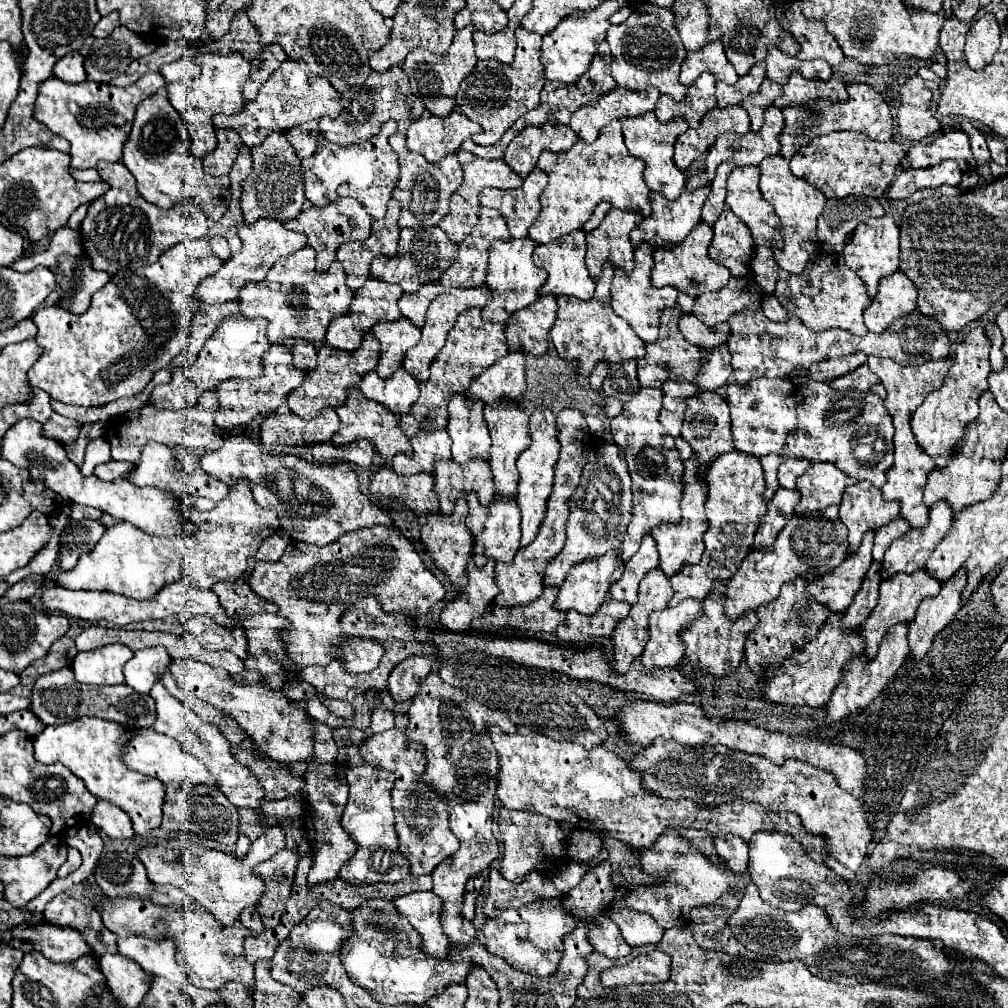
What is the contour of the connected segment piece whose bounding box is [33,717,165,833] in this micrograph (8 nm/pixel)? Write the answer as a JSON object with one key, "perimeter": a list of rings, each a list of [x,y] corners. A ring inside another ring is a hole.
{"perimeter":[[[81,717],[67,725],[47,725],[35,743],[35,759],[43,765],[63,763],[69,767],[79,779],[83,779],[89,793],[97,799],[107,799],[125,809],[125,813],[133,821],[135,833],[145,833],[157,829],[161,825],[163,803],[165,803],[165,785],[159,779],[145,777],[137,771],[131,771],[121,761],[123,745],[133,739],[137,729],[125,729],[121,723],[105,721],[99,717]]]}

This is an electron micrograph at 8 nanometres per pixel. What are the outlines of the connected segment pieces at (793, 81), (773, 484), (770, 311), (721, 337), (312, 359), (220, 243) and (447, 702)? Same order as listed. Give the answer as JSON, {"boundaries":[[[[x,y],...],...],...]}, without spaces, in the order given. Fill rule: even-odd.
{"boundaries":[[[[791,73],[789,81],[783,85],[783,95],[779,97],[777,107],[783,109],[789,105],[805,105],[809,99],[817,99],[817,97],[833,99],[839,95],[833,91],[837,91],[837,85],[833,85],[833,83],[823,83],[823,81],[811,83],[801,73]]],[[[769,453],[765,455],[761,461],[761,467],[763,467],[763,473],[765,473],[765,493],[763,493],[763,499],[769,501],[773,495],[775,495],[775,489],[779,489],[779,483],[777,483],[777,467],[779,463],[783,461],[781,455],[775,455],[775,453]]],[[[775,295],[765,297],[765,301],[763,301],[763,313],[765,313],[771,321],[787,321],[787,319],[789,319],[789,313],[783,309],[783,305],[777,301]]],[[[683,317],[683,319],[679,319],[679,331],[693,345],[715,347],[715,345],[725,343],[725,339],[729,335],[729,325],[723,323],[723,325],[717,325],[715,329],[709,329],[697,317]]],[[[295,339],[291,341],[291,349],[293,349],[293,365],[301,371],[313,371],[317,365],[317,345],[311,341],[303,341],[303,339]]],[[[213,237],[211,241],[211,247],[213,247],[213,251],[221,257],[221,261],[229,261],[229,257],[231,257],[231,249],[229,249],[229,243],[227,243],[227,239],[225,237]]],[[[429,673],[419,681],[421,689],[411,699],[409,707],[409,729],[407,735],[425,745],[427,771],[423,779],[435,785],[449,803],[449,825],[461,841],[461,847],[437,865],[433,877],[433,891],[443,899],[443,931],[451,943],[469,945],[475,939],[475,927],[471,921],[461,917],[463,891],[471,875],[477,875],[491,867],[499,855],[497,839],[493,837],[493,809],[497,789],[497,767],[495,749],[487,733],[489,725],[497,725],[507,733],[515,733],[517,727],[501,711],[483,707],[477,699],[465,697],[463,691],[447,685],[437,673]]]]}

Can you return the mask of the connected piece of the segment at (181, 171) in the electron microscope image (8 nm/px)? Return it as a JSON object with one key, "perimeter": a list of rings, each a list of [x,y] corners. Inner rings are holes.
{"perimeter":[[[159,89],[159,93],[143,101],[135,113],[135,123],[123,149],[123,165],[137,179],[137,191],[145,201],[157,205],[159,209],[171,209],[189,197],[197,197],[197,205],[203,209],[207,219],[219,221],[231,199],[229,177],[207,175],[201,161],[191,157],[189,149],[191,141],[187,125],[183,125],[179,111],[171,105],[167,91]]]}

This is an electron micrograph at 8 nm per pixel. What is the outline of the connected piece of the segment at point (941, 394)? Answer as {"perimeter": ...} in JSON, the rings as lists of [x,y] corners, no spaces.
{"perimeter":[[[983,327],[971,329],[967,333],[967,337],[955,349],[955,363],[949,369],[949,375],[945,377],[943,385],[937,391],[929,393],[911,417],[913,435],[915,435],[917,443],[923,447],[923,451],[935,459],[937,469],[947,467],[947,461],[953,457],[953,453],[963,443],[965,427],[979,413],[977,401],[979,401],[981,393],[989,389],[989,385],[987,385],[987,377],[991,373],[989,349],[991,349],[991,341],[987,339],[985,329]]]}

